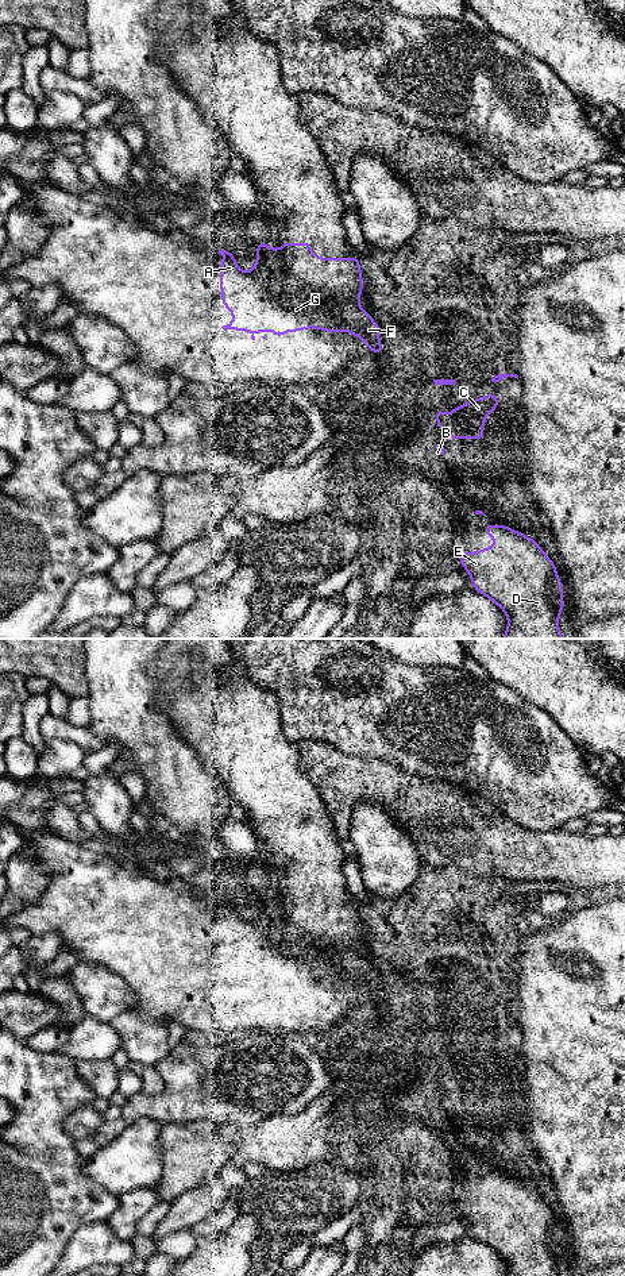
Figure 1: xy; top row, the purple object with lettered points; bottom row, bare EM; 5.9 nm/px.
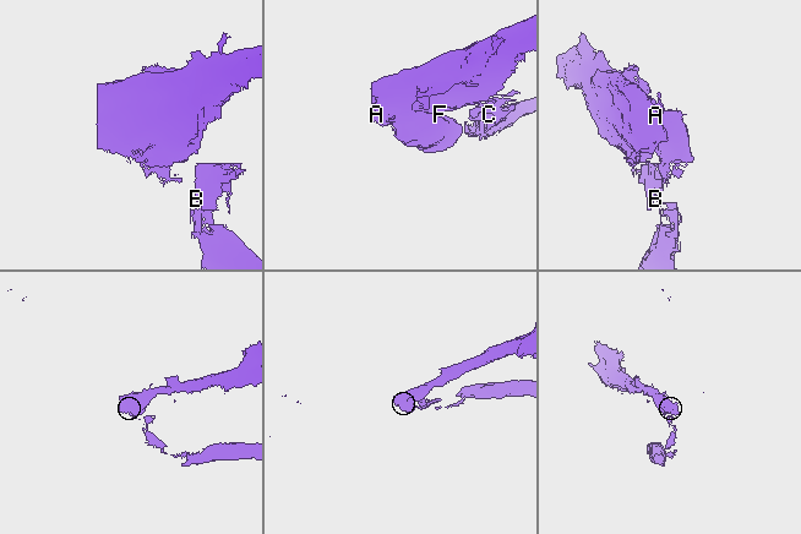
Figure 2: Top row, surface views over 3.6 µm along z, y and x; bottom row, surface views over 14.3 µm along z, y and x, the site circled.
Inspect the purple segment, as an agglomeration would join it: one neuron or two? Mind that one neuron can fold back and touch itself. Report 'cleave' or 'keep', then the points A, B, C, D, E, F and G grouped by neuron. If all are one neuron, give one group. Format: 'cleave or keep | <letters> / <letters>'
cleave | A B C G / D E F

